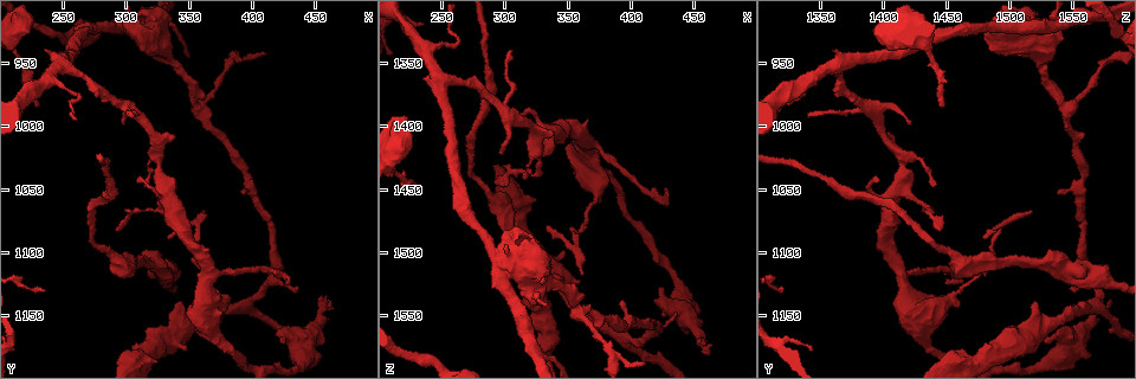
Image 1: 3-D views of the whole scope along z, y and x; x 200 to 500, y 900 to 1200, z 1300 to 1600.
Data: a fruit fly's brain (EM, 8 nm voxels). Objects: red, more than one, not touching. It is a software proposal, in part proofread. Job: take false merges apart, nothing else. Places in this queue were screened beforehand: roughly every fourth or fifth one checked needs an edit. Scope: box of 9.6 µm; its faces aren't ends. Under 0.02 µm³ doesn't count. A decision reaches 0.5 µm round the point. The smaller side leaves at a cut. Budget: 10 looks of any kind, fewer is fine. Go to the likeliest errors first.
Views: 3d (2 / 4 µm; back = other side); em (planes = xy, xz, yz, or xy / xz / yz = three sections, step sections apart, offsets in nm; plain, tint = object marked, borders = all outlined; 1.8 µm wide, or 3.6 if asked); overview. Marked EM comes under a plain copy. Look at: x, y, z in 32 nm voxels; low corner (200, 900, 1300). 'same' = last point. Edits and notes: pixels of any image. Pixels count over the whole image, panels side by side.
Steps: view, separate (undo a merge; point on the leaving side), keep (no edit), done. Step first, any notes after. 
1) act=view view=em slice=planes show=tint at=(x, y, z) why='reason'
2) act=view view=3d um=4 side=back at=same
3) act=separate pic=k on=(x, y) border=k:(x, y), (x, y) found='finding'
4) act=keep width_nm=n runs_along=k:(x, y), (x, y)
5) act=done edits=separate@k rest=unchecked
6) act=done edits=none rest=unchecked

act=view view=3d um=4 side=back at=(394, 1140, 1566) why='three-way junction'

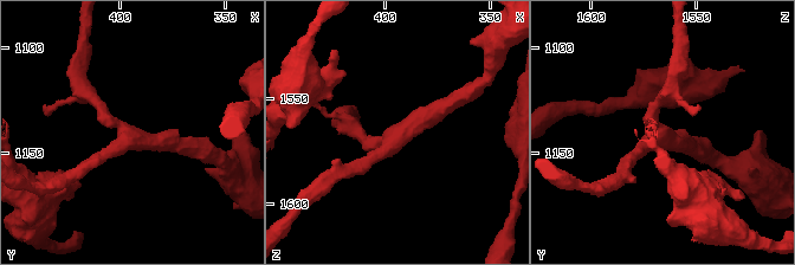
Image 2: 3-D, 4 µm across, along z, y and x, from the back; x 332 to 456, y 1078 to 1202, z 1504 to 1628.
act=view view=em slice=xy step=4 show=tint at=(396, 1140, 1567) arms=3 arm_widths_nm=200,200,300 why='need the tissue'

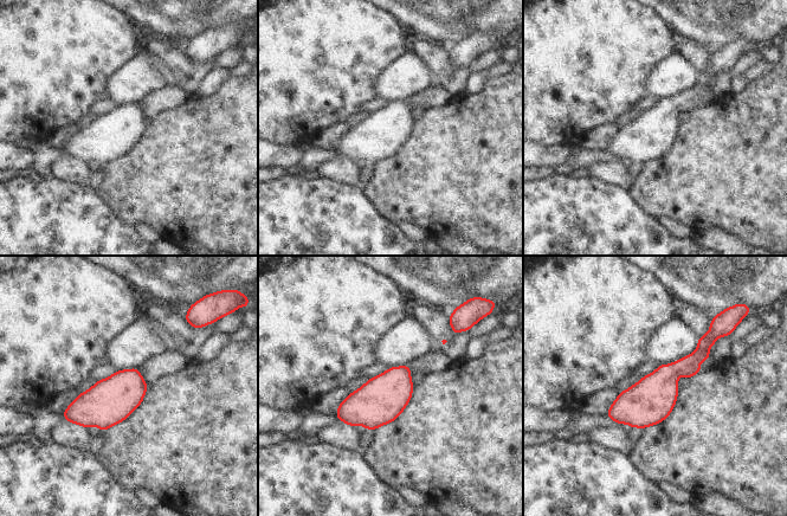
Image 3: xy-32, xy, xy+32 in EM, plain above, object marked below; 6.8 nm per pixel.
act=keep width_nm=320 runs_along=3:(708, 341), (639, 406), (611, 413) found='all the same neuron'

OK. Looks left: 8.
act=view view=em slice=yz step=16 show=tint at=(358, 988, 1546) why='three arms meet'

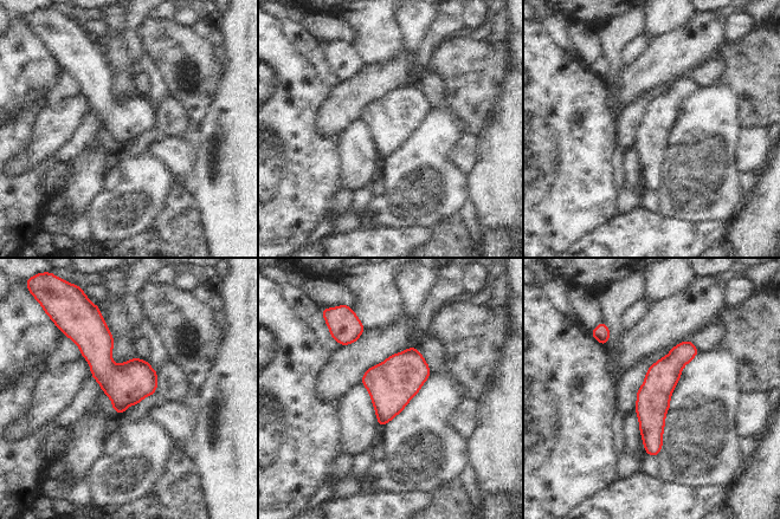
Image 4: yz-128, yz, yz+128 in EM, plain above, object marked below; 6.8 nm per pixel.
act=view view=em slice=planes show=tint at=same why='cut it another way'

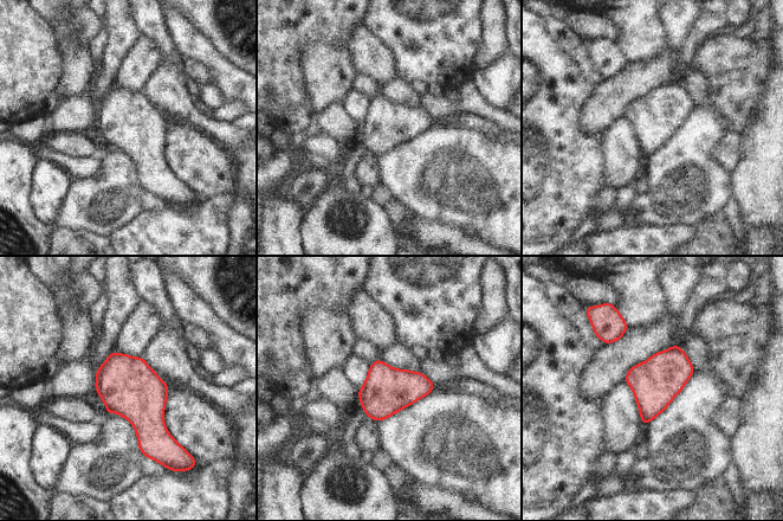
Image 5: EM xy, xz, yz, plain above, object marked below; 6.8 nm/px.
act=keep width_nm=320 found='all the same neuron'

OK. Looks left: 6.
act=view view=3d um=4 at=(452, 1156, 1566) why='calibre changes'

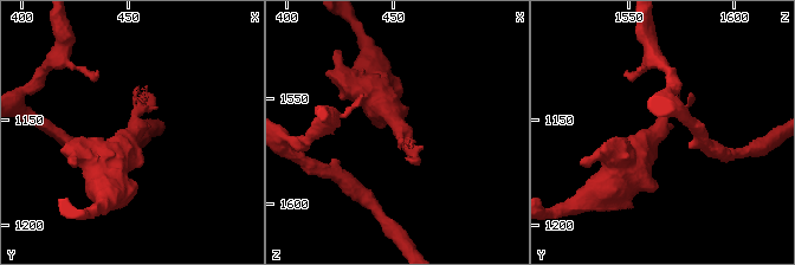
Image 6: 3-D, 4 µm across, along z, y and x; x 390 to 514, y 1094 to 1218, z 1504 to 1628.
act=view view=em slice=xz step=8 show=tint at=(453, 1154, 1564) why='shape alone is not enough'

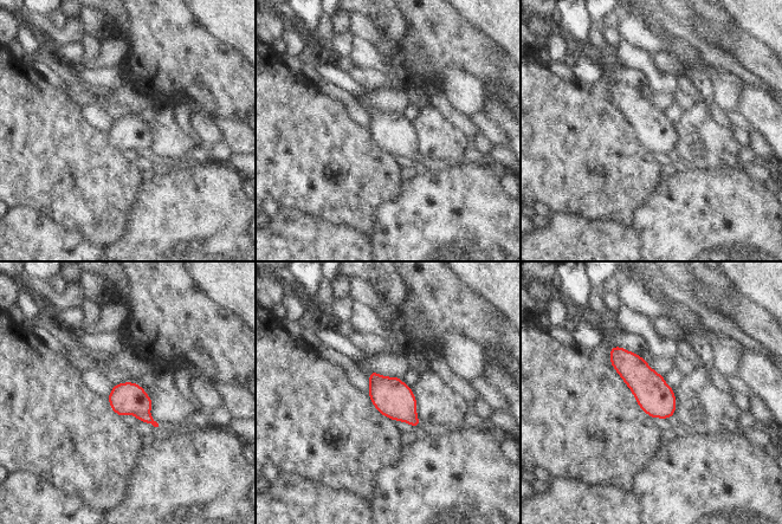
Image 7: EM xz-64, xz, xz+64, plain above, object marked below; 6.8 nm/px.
act=view view=em slice=yz step=16 show=tint at=same why='another direction'

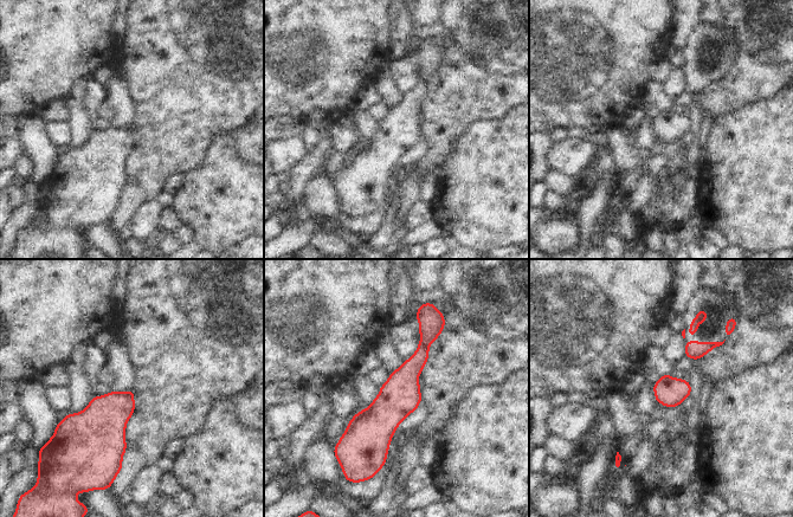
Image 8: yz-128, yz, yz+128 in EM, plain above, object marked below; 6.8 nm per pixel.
act=keep found='continuous, no second neuron'

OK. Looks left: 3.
act=view view=3d um=4 at=(386, 948, 1582) why='calibre changes'

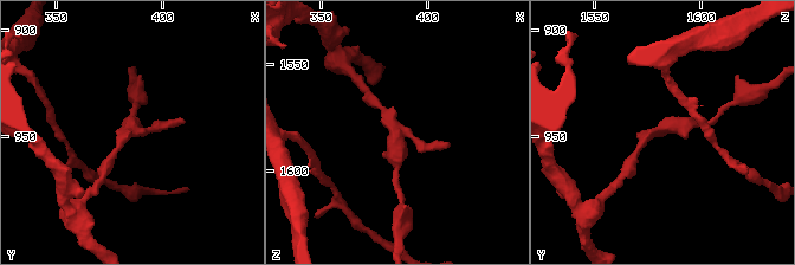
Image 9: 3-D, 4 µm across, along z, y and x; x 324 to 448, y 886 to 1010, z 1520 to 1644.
act=view view=em slice=planes show=tint at=(384, 945, 1583)

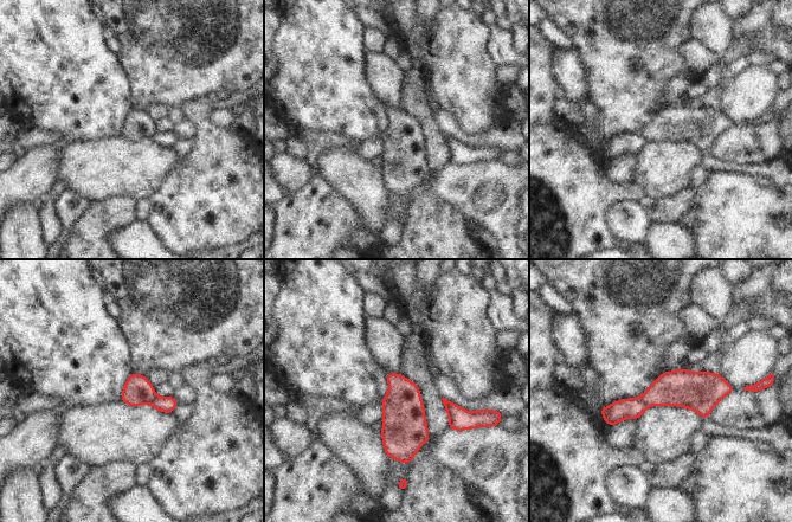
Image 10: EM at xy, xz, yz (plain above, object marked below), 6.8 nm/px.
act=separate pic=10 on=(635, 407) border=10:(638, 398), (648, 405) found='a second neuron is stuck on'

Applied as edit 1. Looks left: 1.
act=done edits=separate@10 rest=unchecked

